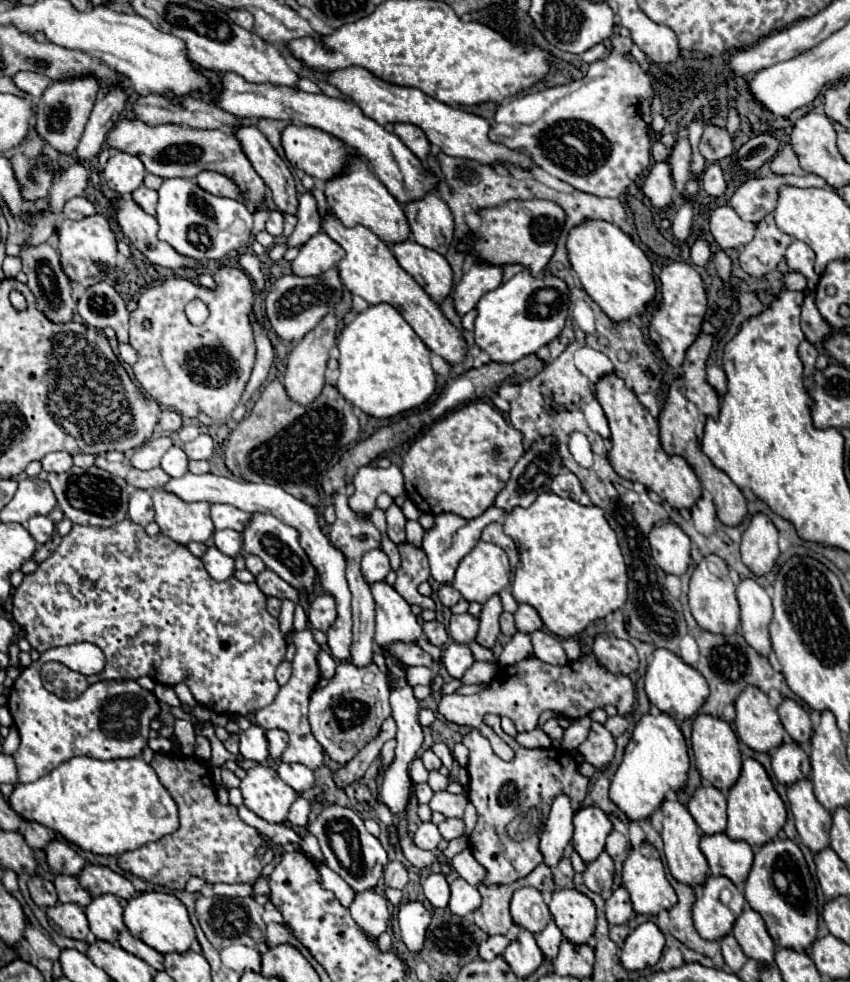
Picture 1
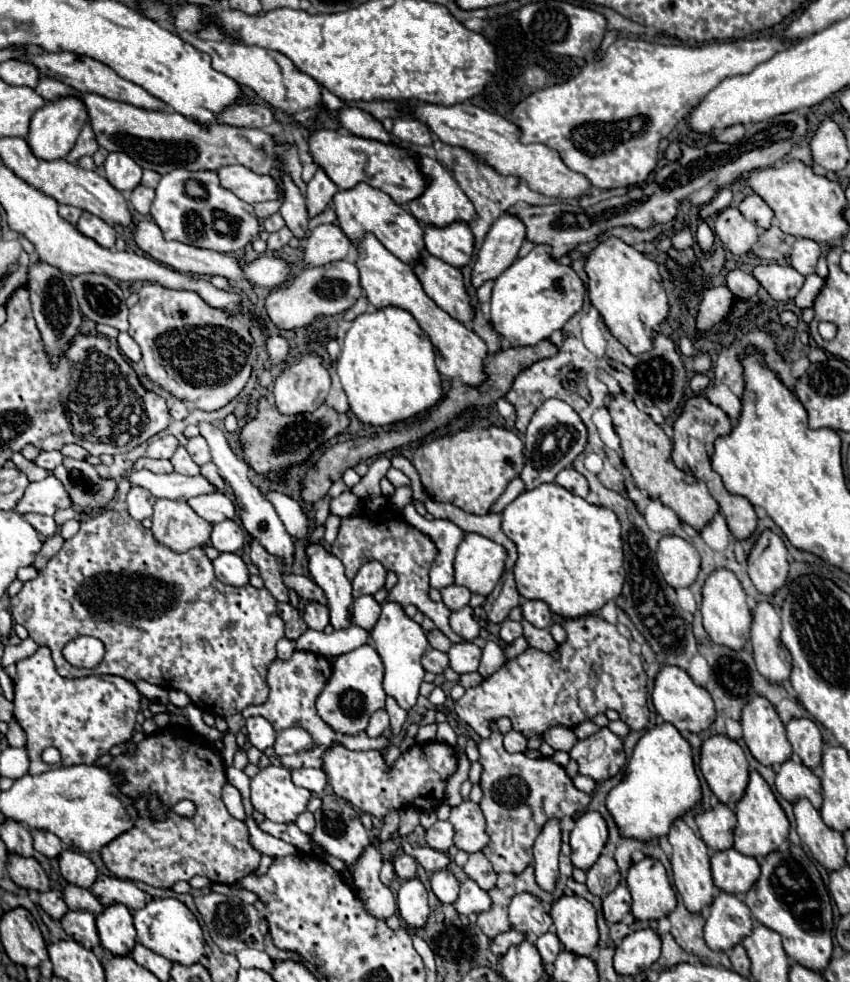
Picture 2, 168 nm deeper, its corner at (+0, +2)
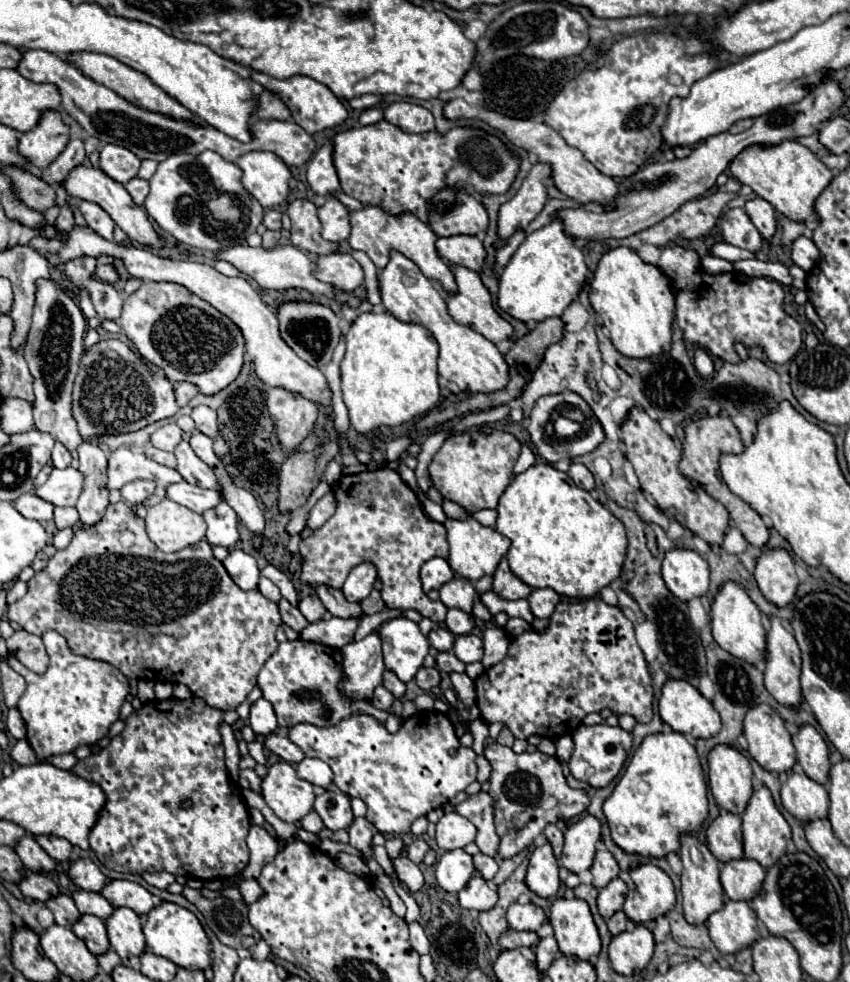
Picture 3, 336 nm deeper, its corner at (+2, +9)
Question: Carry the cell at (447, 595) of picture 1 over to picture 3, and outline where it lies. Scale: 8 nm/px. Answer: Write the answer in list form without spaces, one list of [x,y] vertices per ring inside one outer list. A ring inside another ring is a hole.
[[[454,578],[440,588],[440,600],[446,608],[460,608],[470,614],[476,600],[476,590],[468,578]]]

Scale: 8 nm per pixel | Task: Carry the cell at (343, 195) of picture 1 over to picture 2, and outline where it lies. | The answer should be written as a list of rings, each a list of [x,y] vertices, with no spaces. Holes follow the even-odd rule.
[[[358,183],[352,189],[340,189],[332,197],[332,201],[334,201],[336,217],[340,221],[340,229],[348,235],[348,239],[352,239],[352,241],[362,239],[362,235],[370,231],[400,261],[410,263],[410,265],[416,265],[420,261],[420,253],[424,247],[420,223],[410,215],[410,211],[406,211],[402,205],[394,203],[384,191],[374,189],[368,183]]]

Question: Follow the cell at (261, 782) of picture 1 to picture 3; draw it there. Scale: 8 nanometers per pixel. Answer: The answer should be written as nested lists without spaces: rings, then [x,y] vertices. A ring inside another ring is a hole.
[[[276,762],[262,780],[262,796],[284,822],[300,822],[314,804],[314,786],[298,778],[288,762]]]

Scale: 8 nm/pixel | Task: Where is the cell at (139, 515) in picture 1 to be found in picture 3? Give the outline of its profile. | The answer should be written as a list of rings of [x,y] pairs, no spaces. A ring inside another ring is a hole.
[[[134,480],[120,488],[120,492],[128,504],[140,504],[148,496],[152,496],[154,490],[156,490],[154,480]]]

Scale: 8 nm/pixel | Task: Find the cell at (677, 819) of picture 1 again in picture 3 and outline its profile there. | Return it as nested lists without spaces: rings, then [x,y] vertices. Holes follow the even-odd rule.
[[[682,836],[682,850],[680,860],[684,864],[682,870],[682,896],[684,896],[684,916],[690,924],[706,924],[708,916],[724,906],[724,888],[720,884],[720,862],[712,856],[708,846],[700,844],[694,836]],[[690,848],[698,848],[702,854],[702,864],[694,864],[690,858]]]

